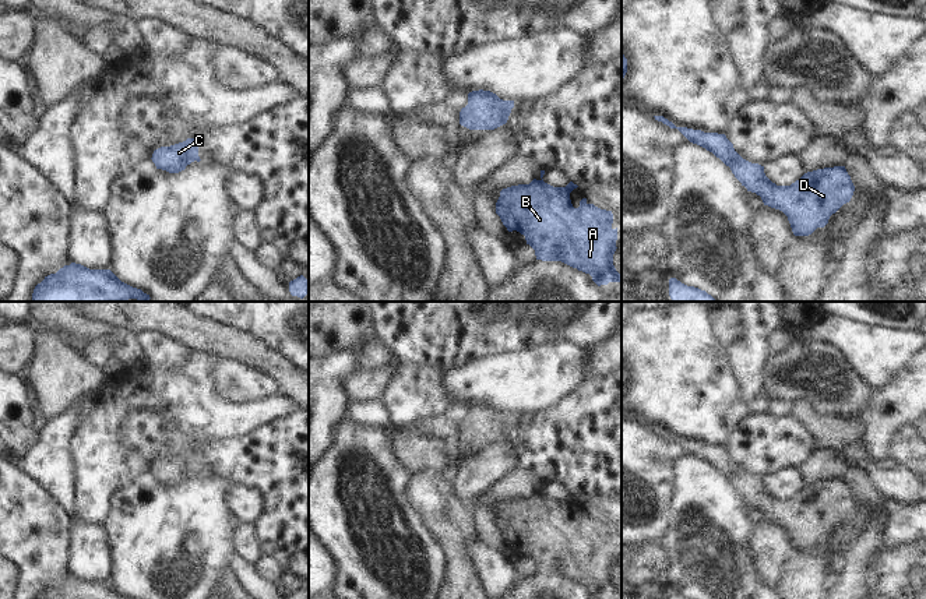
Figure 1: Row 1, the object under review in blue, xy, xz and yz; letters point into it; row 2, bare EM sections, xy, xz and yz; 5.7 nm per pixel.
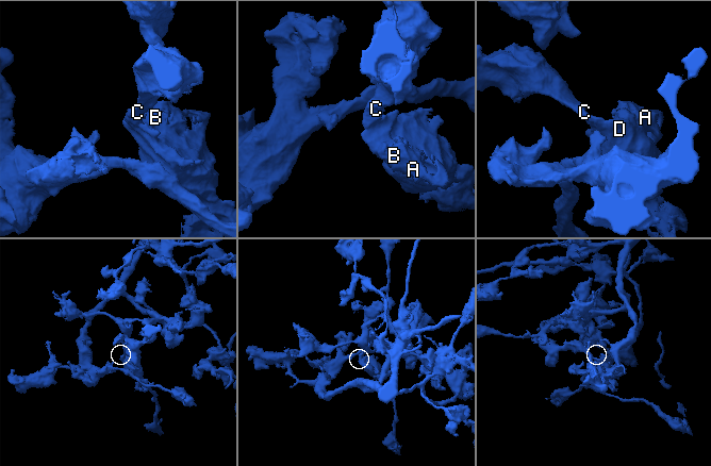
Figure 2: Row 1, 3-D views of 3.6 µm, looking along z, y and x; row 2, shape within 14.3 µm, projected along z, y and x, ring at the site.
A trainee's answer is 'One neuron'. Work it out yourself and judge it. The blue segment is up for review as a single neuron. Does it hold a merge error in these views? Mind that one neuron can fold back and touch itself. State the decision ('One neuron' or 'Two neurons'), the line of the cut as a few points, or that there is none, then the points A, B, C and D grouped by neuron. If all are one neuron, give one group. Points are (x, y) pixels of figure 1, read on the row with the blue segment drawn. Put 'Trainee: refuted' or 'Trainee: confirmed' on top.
Trainee: confirmed
One neuron. No split. Groups: A B C D

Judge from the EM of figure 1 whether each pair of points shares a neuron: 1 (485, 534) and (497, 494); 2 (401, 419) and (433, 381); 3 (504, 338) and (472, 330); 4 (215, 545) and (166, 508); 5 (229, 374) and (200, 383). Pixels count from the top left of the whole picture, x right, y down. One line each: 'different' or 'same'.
1: same
2: same
3: same
4: same
5: different

